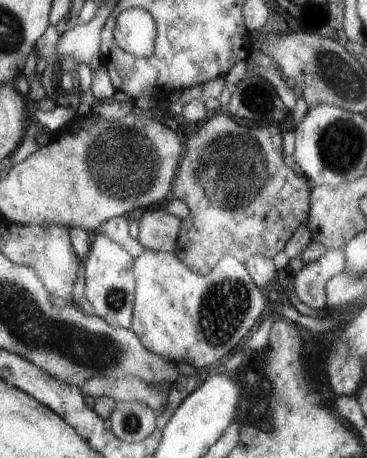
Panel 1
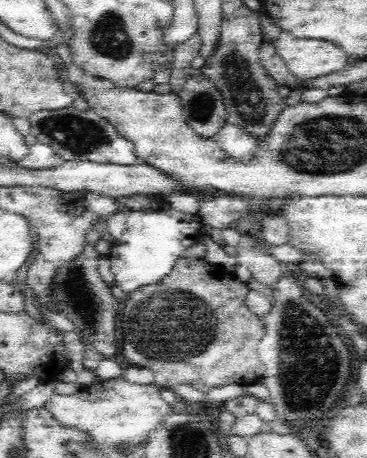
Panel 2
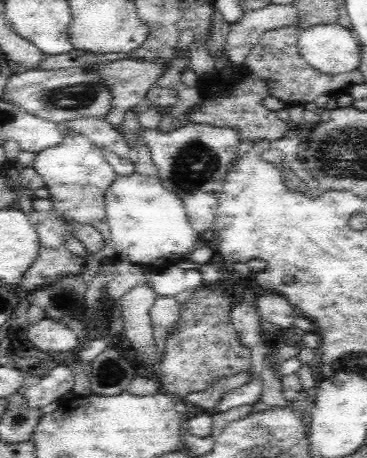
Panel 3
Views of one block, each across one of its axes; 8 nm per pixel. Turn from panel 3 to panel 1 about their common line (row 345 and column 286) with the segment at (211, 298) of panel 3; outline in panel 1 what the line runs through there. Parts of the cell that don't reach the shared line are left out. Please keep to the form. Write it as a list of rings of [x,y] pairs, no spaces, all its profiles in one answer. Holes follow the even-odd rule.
[[[219,110],[207,118],[207,124],[197,134],[185,138],[185,156],[179,174],[175,176],[171,198],[181,200],[187,206],[189,216],[183,220],[179,244],[173,254],[201,276],[209,276],[219,266],[223,256],[233,256],[241,264],[251,256],[273,258],[285,248],[293,232],[307,222],[309,194],[309,182],[295,176],[291,168],[285,168],[281,162],[281,134],[275,124],[253,124],[253,128],[245,128]]]

